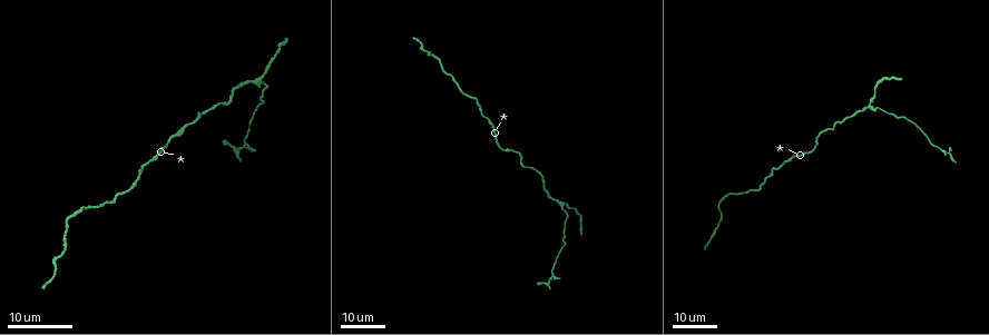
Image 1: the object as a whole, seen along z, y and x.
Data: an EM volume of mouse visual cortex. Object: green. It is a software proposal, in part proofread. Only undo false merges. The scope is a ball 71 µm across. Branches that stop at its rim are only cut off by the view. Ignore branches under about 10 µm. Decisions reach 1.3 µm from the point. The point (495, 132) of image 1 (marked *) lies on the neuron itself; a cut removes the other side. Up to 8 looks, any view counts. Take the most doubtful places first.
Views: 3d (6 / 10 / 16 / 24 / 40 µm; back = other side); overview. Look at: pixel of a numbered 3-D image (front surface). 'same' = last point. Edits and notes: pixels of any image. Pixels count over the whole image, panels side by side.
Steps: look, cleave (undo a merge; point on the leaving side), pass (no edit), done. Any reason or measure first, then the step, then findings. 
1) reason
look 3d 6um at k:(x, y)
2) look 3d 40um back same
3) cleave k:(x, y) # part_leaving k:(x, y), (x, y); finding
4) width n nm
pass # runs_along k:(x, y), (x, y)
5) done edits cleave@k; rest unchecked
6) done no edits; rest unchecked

three-way junction
look 3d 16um at 1:(258, 83)

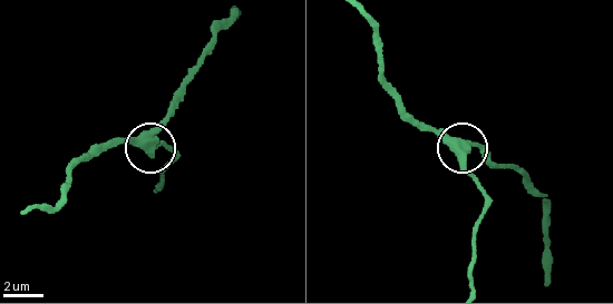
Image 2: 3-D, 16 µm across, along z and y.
zoom in
look 3d 10um at 2:(462, 154)

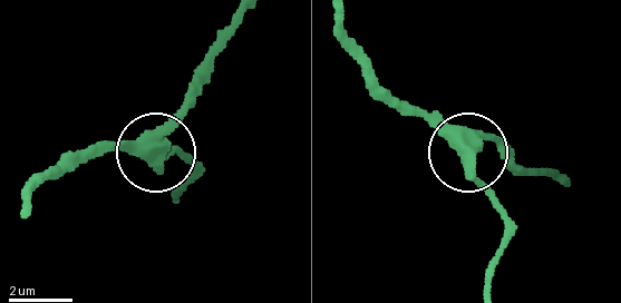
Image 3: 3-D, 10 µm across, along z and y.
width 400 nm
cleave 3:(469, 178) # a second neuron is stuck on

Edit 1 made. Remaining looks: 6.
thick turns thin
look 3d 24um at 1:(68, 217)

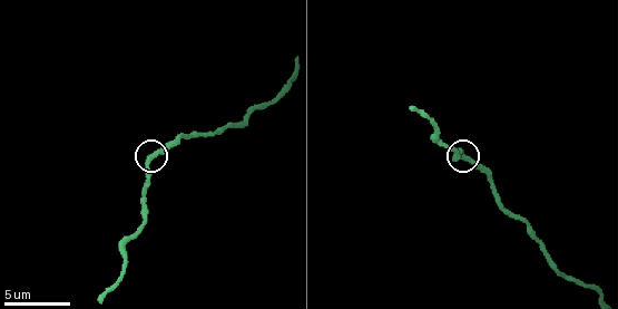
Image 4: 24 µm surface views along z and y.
look 3d 10um at 4:(155, 154)

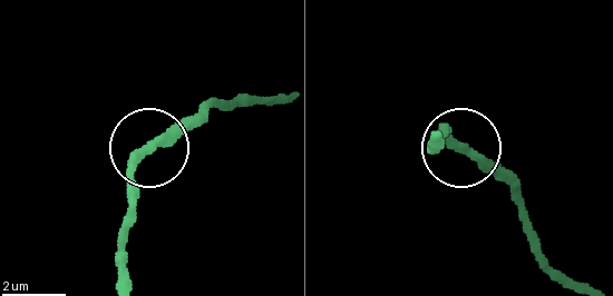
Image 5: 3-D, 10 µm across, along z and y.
pass # one neuron here

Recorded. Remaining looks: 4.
calibre changes
look 3d 24um at 1:(512, 148)

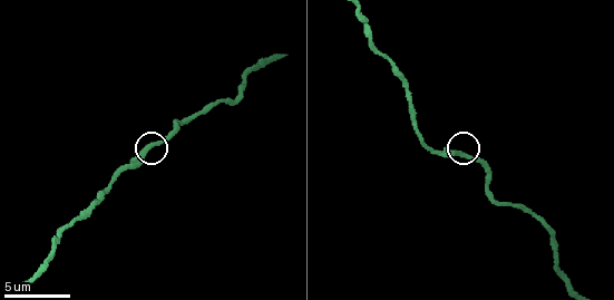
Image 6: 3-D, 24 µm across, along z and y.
look 3d 10um at 6:(457, 154)

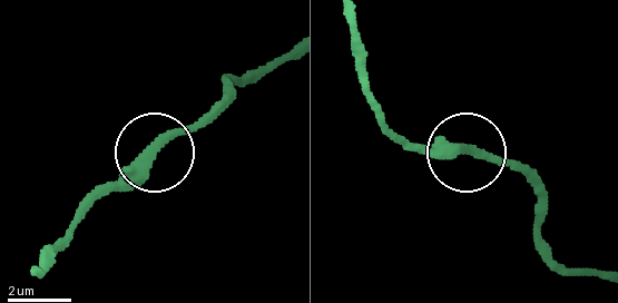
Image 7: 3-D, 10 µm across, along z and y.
pass # runs_along 7:(353, 30), (366, 99), (401, 139), (506, 160), (535, 184); all the same neuron

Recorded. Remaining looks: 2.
narrows sharply
look 3d 16um at 6:(531, 214)

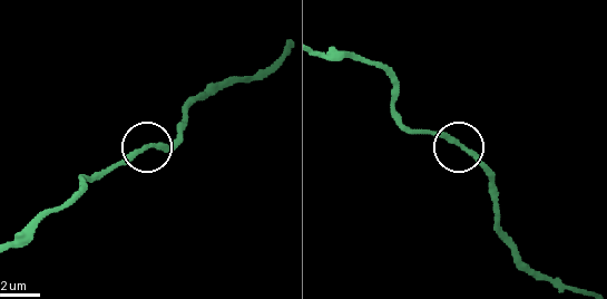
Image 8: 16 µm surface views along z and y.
pass # runs_along 8:(323, 54), (382, 68), (398, 118), (448, 135), (490, 176); continuous, no second neuron

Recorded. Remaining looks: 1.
done edits cleave@3; rest unchecked

